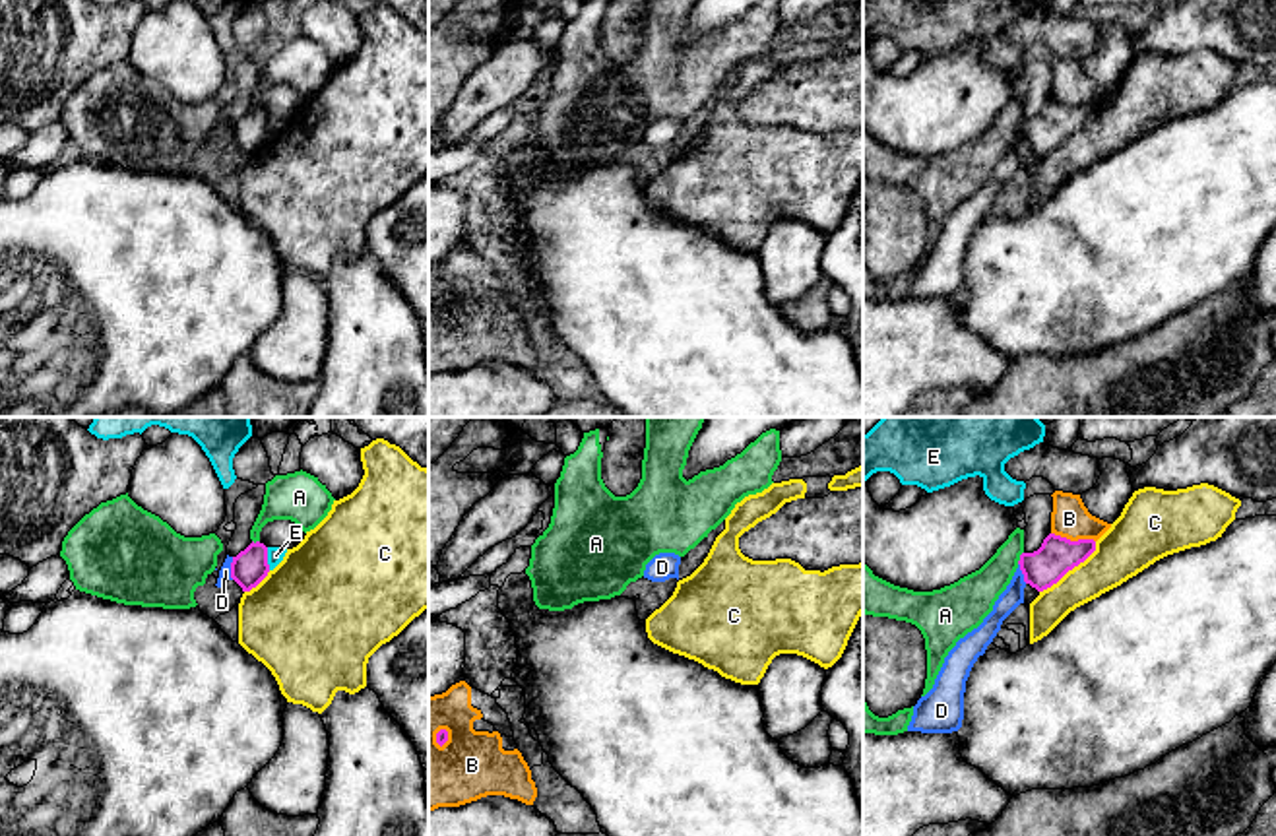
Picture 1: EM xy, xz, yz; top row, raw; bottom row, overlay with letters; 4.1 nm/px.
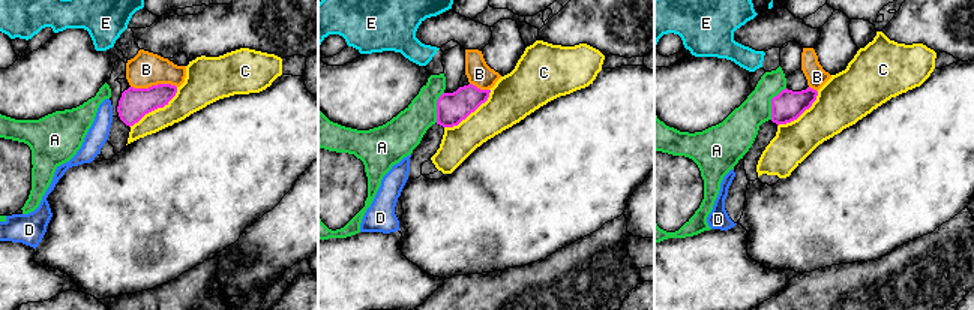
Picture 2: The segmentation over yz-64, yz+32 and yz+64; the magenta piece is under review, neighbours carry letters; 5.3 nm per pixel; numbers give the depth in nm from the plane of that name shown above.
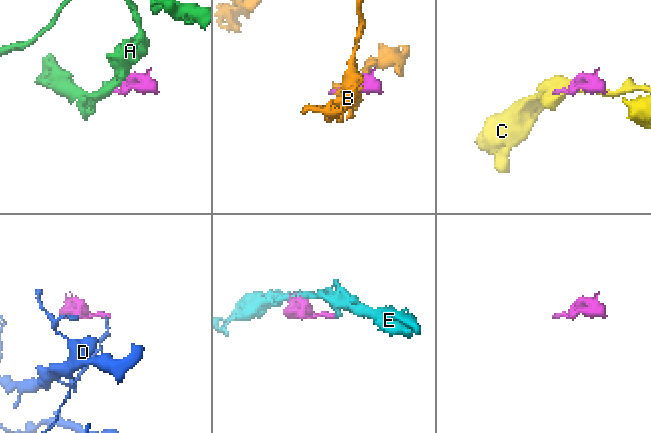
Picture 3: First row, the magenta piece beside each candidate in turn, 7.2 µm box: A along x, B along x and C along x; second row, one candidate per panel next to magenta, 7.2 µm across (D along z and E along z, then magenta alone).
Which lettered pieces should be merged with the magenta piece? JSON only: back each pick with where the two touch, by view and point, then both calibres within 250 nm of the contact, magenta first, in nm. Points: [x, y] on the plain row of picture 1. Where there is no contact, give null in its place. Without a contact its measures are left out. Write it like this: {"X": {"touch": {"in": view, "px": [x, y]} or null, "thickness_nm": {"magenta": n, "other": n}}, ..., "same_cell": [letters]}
{"same_cell": []}

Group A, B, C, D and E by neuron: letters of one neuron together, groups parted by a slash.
A / B / C / D / E

